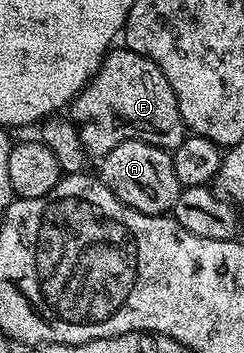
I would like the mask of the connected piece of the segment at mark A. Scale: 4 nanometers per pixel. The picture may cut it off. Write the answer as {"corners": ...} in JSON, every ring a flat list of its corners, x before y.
{"corners":[[126,140,113,146,113,150,109,150,109,154,101,158,101,164,103,183,126,208,150,216,161,216,174,209,181,186,177,182,177,174,173,174,173,162,168,149,158,148,140,140]]}

